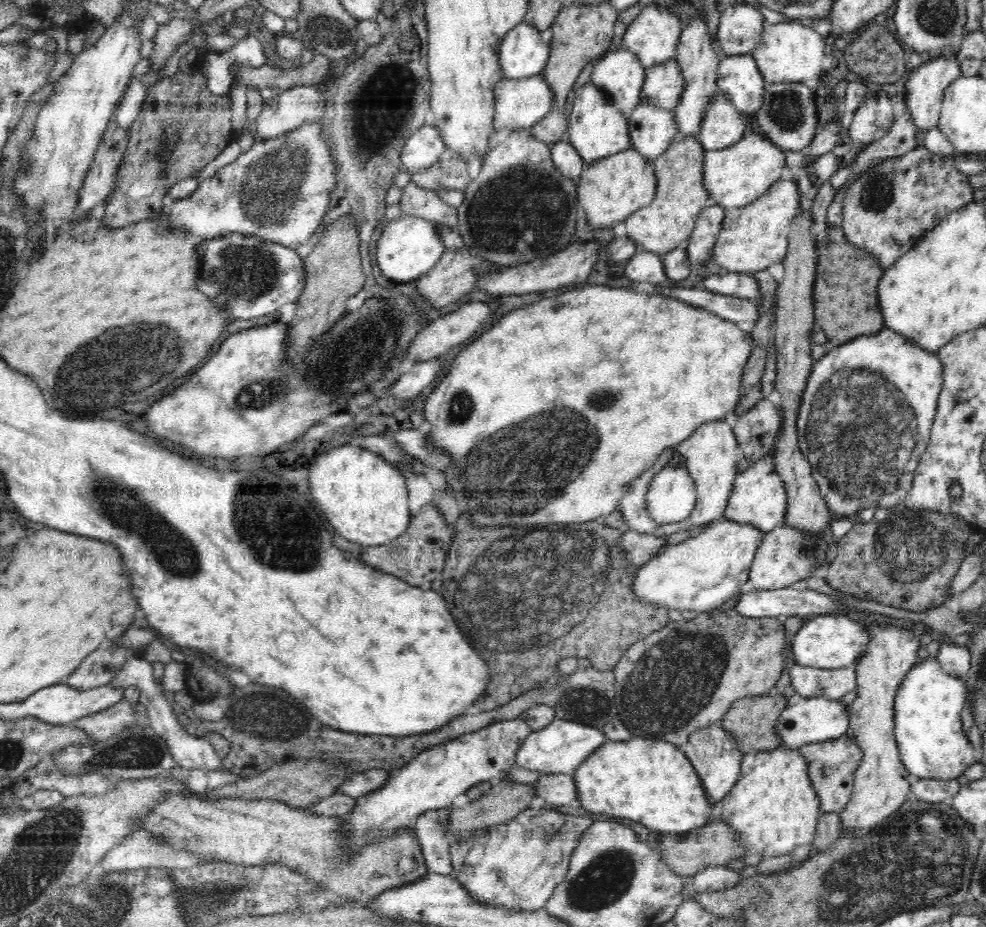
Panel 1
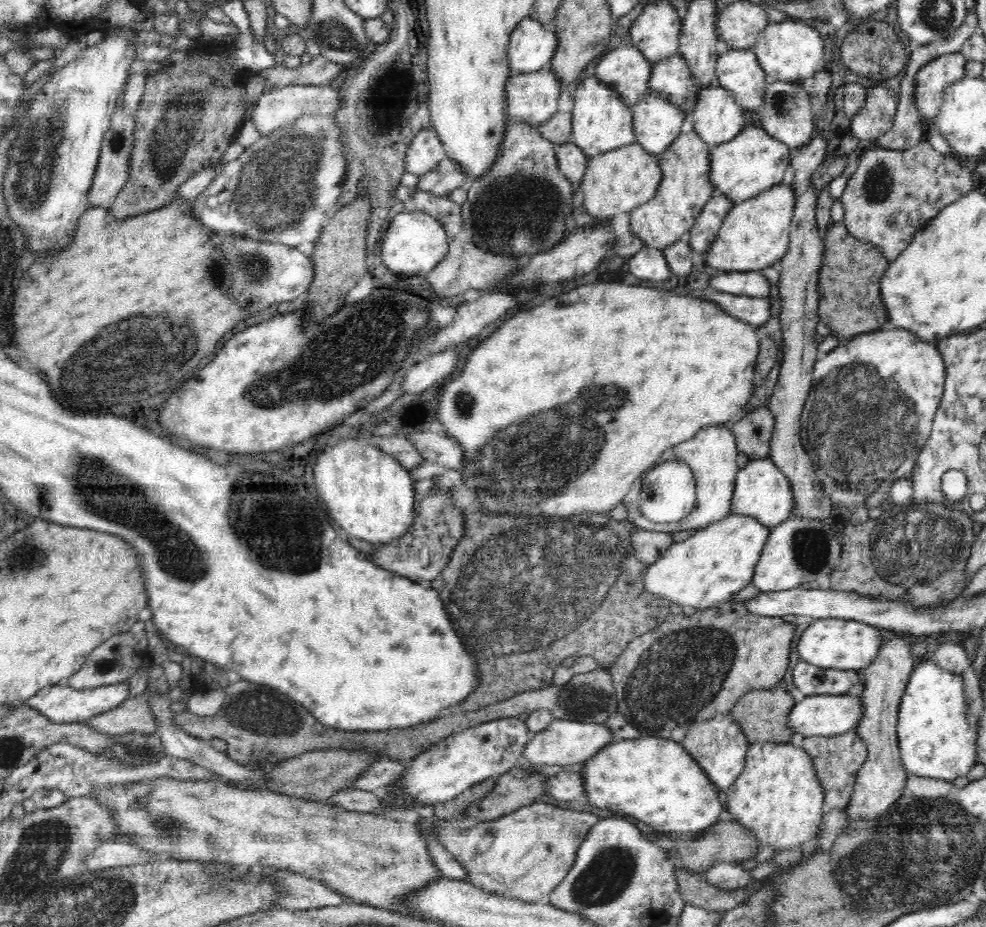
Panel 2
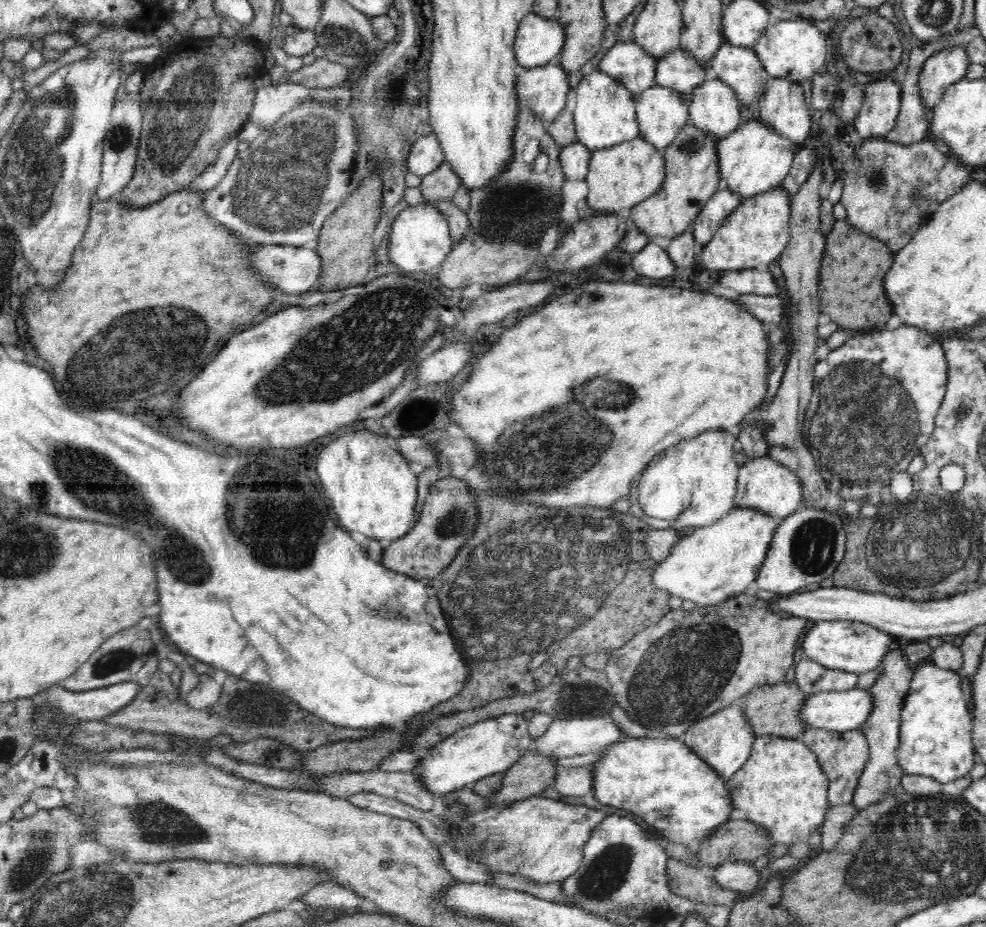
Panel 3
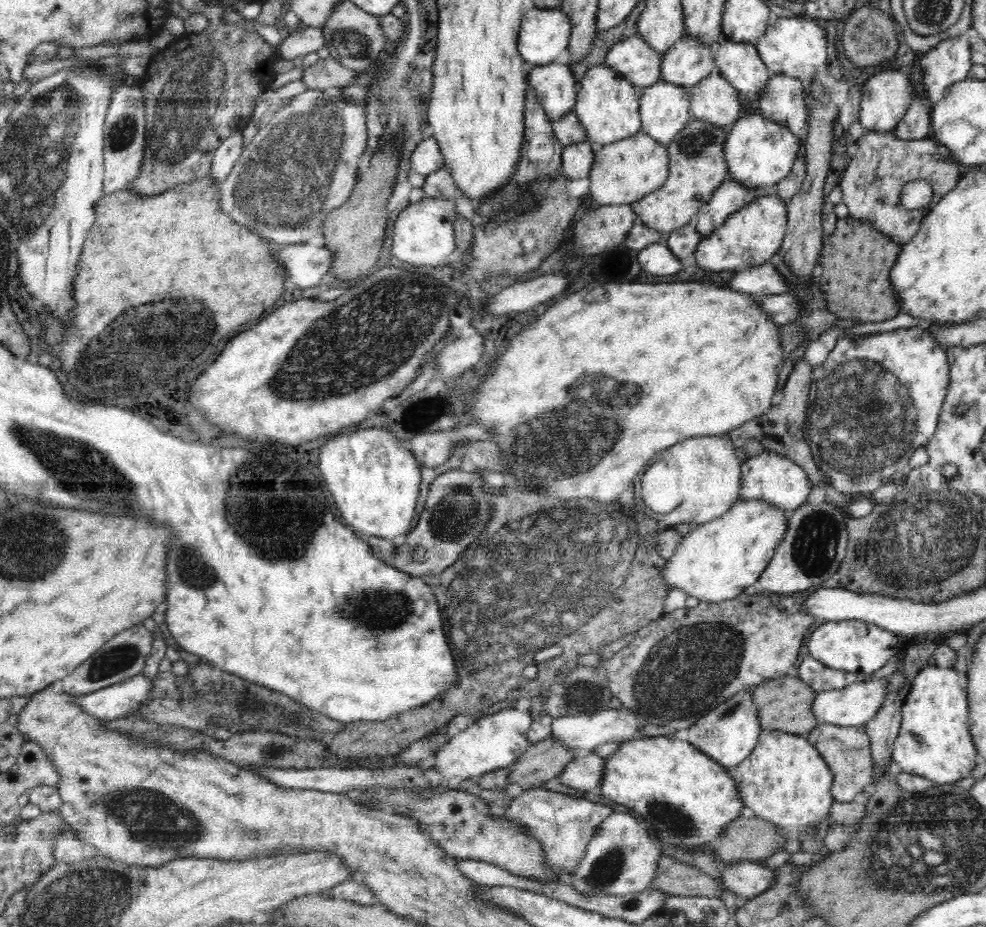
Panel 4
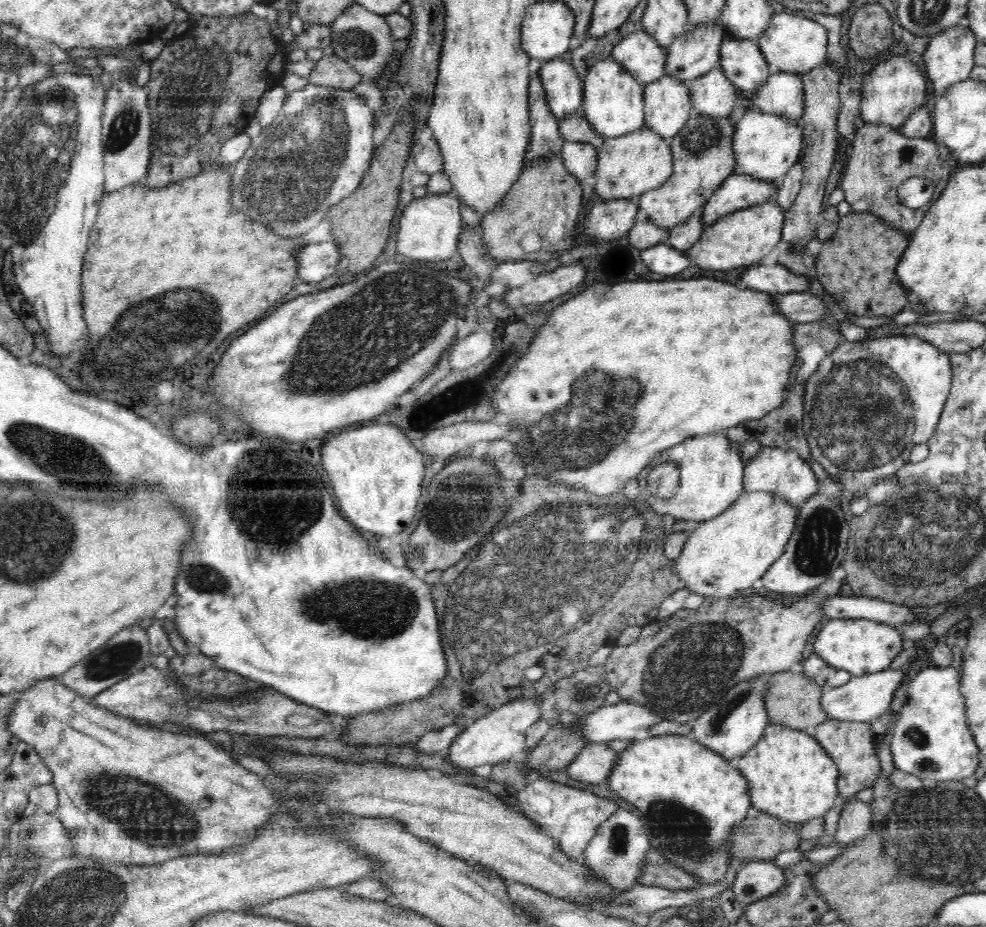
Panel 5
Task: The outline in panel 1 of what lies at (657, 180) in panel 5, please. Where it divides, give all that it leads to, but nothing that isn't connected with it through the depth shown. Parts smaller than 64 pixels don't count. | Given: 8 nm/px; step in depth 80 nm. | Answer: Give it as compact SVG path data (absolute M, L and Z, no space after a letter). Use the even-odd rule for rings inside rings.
M628 148L594 160L588 165L587 171L579 176L576 184L577 198L586 213L588 224L599 236L605 237L618 222L625 221L655 200L657 180L655 166L636 149Z

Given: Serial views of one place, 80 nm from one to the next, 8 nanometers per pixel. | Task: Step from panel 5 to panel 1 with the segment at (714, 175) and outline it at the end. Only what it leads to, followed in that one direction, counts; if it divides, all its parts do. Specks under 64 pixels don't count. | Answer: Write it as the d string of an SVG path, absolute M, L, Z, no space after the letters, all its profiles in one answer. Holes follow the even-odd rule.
M688 136L674 141L666 152L655 158L655 200L625 220L628 239L634 241L639 249L663 255L689 241L697 217L708 206L708 193L703 183L705 152L696 136Z

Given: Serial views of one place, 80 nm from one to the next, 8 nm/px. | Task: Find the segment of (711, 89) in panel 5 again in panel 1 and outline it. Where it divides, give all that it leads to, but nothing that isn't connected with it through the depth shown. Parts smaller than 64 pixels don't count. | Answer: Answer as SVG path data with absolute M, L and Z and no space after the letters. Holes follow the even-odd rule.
M719 90L704 112L698 132L703 148L706 151L720 150L740 140L745 134L745 124L740 115L732 106L729 94Z

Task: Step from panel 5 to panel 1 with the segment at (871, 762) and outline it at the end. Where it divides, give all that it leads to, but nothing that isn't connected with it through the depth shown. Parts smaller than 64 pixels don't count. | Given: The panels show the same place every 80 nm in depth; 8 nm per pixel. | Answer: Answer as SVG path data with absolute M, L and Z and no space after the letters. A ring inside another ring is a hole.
M844 734L838 739L802 746L798 752L806 759L808 776L811 780L812 788L815 789L819 797L821 814L839 814L850 800L853 791L854 773L860 761L864 758L862 749Z

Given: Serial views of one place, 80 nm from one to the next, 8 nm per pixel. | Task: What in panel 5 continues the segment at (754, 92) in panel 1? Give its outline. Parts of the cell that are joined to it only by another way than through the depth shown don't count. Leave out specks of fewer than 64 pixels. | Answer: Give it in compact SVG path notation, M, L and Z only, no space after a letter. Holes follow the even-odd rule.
M726 36L720 45L719 67L742 91L758 89L771 75L759 43L753 39Z

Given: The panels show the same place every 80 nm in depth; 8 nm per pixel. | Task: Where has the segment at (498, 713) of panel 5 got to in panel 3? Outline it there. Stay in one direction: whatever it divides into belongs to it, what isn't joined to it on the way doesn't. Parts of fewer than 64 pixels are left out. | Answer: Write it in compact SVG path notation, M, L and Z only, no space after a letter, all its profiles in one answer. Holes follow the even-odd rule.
M505 713L471 726L458 729L440 742L433 750L425 752L415 769L421 784L432 794L450 794L466 785L472 785L485 776L505 772L516 761L532 750L533 739L526 732L528 721L520 713Z

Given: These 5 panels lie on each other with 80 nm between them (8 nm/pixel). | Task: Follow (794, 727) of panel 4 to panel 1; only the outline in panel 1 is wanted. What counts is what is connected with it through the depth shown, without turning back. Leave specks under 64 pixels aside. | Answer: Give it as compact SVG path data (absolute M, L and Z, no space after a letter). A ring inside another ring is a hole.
M762 695L740 699L732 704L732 707L717 724L722 726L731 736L734 736L736 745L740 745L743 756L754 752L772 751L780 746L780 736L775 733L775 727L778 724L780 714L786 710L787 706L788 698L780 695L774 697Z

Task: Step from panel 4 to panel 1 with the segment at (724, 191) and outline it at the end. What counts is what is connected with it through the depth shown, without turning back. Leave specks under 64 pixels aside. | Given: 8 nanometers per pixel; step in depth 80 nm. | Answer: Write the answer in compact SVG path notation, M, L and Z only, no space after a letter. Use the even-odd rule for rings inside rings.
M718 205L707 206L700 212L687 246L690 263L699 266L713 260L713 250L726 216L725 212Z

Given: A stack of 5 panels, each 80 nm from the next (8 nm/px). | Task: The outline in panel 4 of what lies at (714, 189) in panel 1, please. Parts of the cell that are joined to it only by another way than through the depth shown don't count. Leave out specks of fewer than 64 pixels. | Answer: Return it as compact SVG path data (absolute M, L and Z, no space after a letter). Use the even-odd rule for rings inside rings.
M749 111L728 130L723 151L728 169L727 180L743 184L746 188L772 190L792 172L795 160L802 155L803 139L792 134L786 126L766 120L760 112Z

